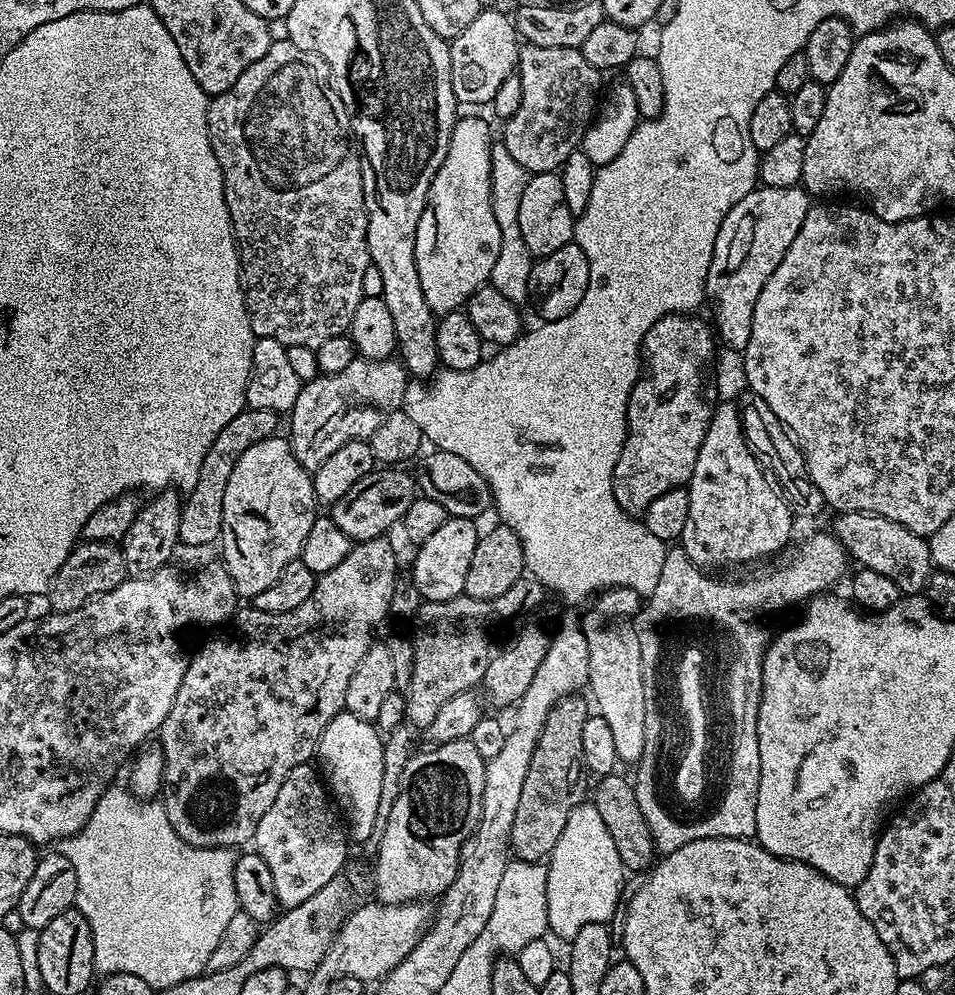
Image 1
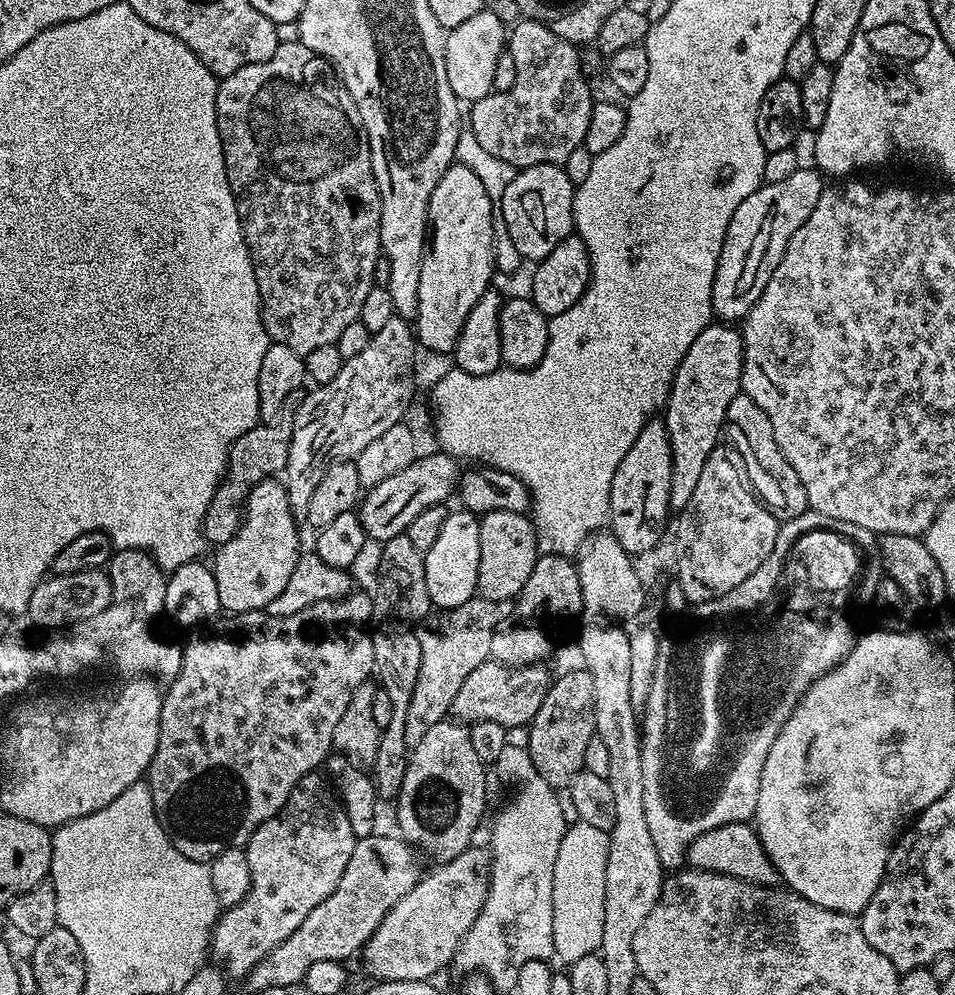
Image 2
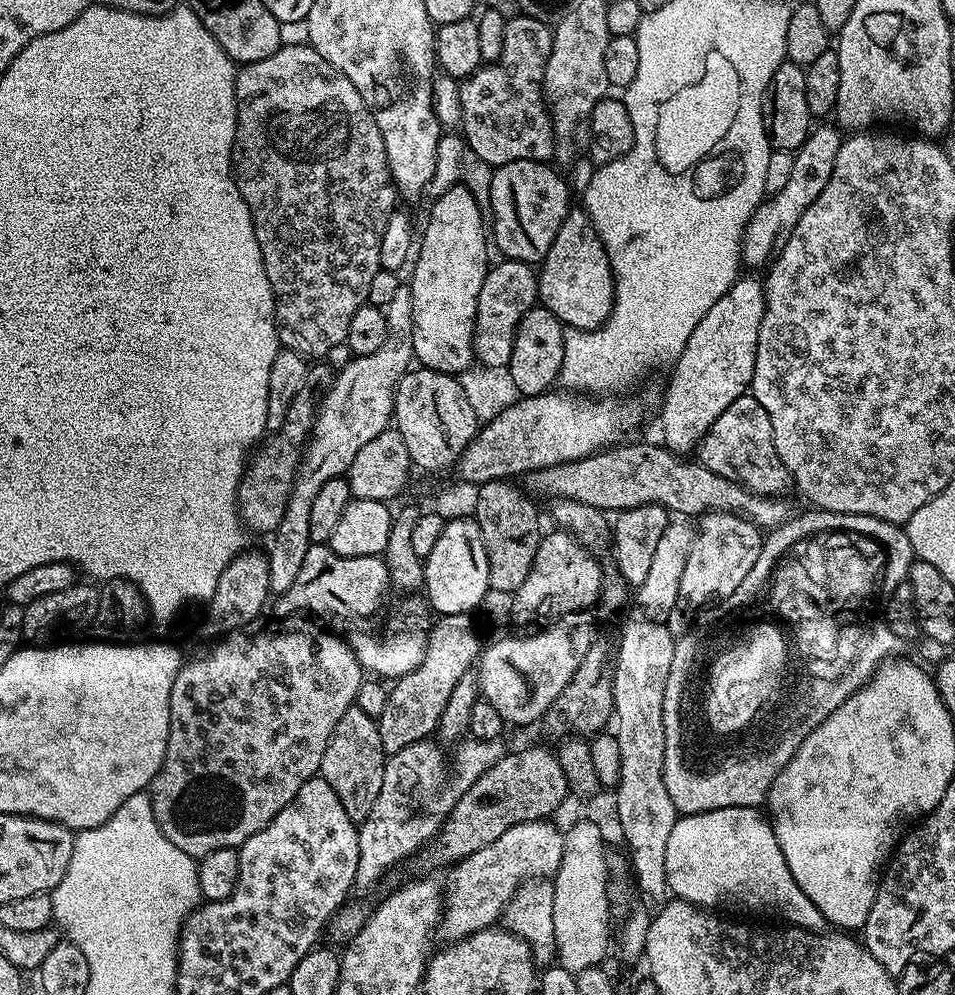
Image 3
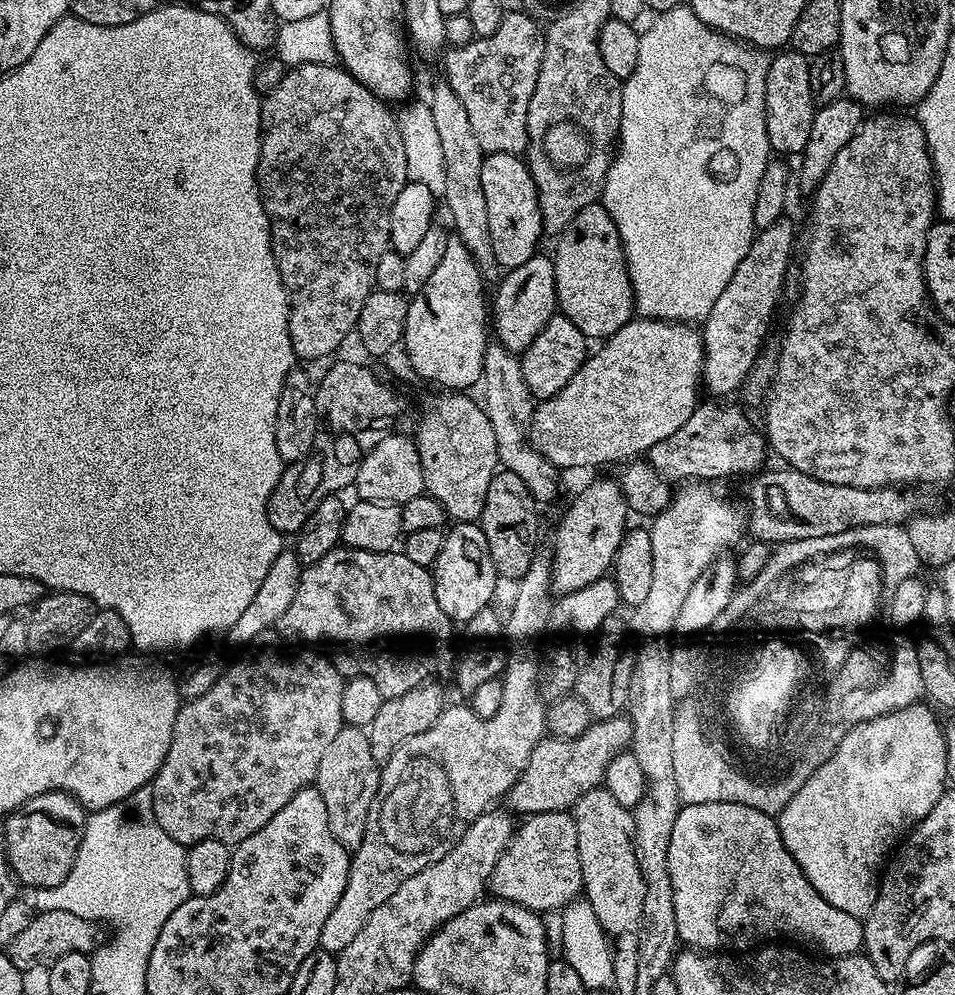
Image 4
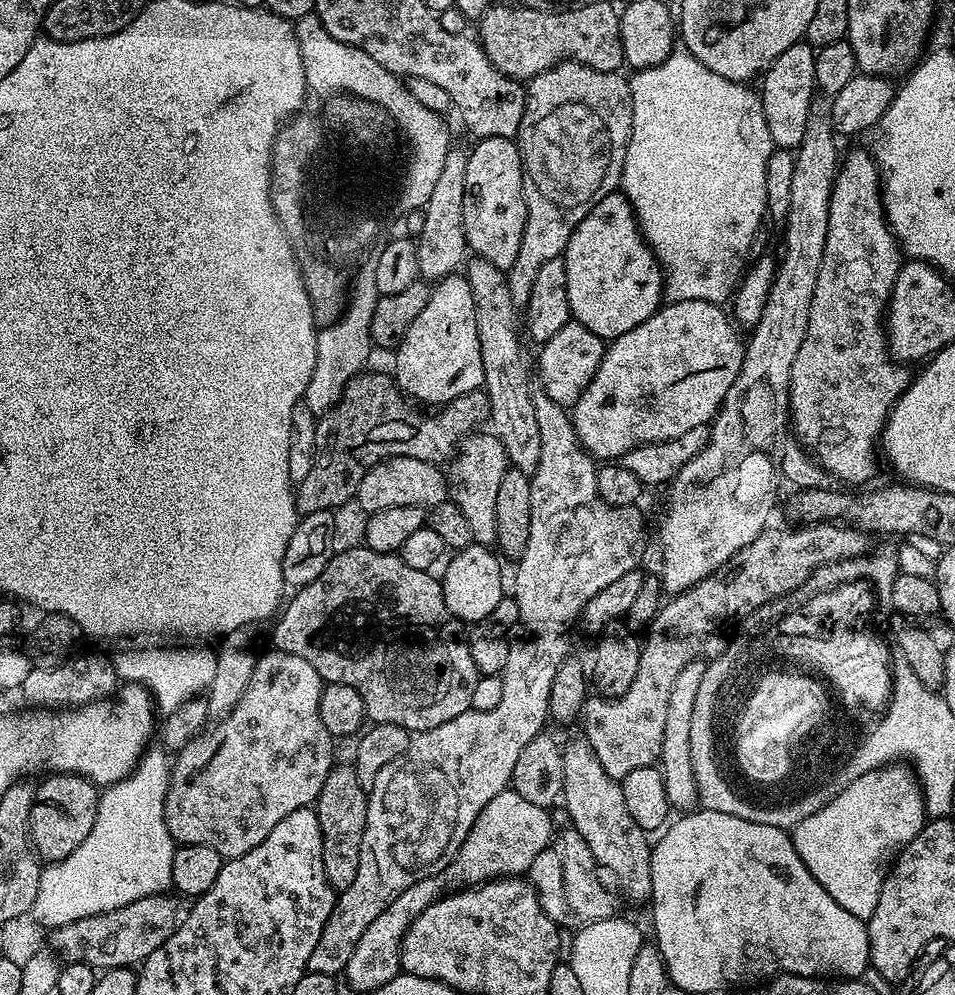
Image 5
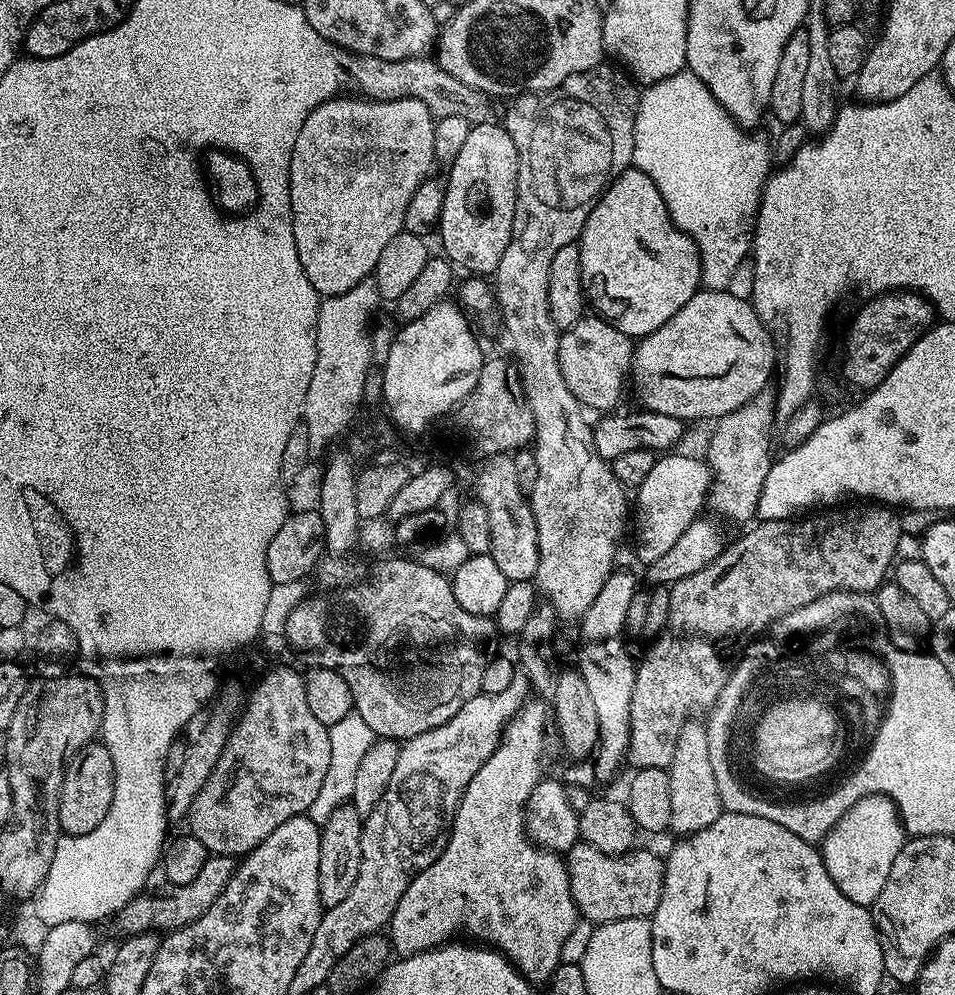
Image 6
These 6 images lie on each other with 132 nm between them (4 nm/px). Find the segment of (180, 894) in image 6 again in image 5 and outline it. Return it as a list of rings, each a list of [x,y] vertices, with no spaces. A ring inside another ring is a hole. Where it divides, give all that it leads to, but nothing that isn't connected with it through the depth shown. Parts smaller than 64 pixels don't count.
[[[172,894],[147,896],[118,910],[78,918],[51,929],[50,948],[61,961],[82,962],[97,970],[139,966],[147,956],[154,954],[154,950],[158,950],[158,946],[162,946],[162,942],[166,942],[166,938],[170,938],[170,934],[174,934],[182,919],[179,902]]]

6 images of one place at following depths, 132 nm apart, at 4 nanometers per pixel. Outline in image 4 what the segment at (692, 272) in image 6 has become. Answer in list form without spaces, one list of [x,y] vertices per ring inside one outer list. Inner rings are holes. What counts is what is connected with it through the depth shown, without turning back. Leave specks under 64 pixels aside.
[[[599,202],[586,206],[572,219],[570,226],[555,237],[554,244],[556,252],[552,256],[552,265],[559,311],[582,330],[585,338],[596,339],[596,342],[607,340],[629,324],[636,312],[624,247],[614,218],[606,214]]]

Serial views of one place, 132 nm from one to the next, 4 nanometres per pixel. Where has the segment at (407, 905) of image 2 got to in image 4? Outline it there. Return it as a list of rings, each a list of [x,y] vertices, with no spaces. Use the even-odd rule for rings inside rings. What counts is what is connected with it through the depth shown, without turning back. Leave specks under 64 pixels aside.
[[[571,811],[567,812],[543,812],[537,816],[527,817],[524,825],[517,827],[512,834],[512,840],[506,846],[506,850],[498,858],[494,870],[488,879],[487,891],[495,899],[509,900],[511,904],[517,904],[528,908],[537,914],[547,914],[564,909],[573,900],[581,895],[584,887],[582,870],[578,862],[578,830],[576,820]]]

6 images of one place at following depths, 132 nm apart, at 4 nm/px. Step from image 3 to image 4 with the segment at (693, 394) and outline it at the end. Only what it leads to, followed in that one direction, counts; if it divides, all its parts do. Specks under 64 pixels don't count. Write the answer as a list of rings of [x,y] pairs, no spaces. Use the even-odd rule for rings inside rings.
[[[781,218],[752,237],[746,258],[738,262],[734,278],[726,282],[726,290],[714,302],[714,310],[702,321],[704,338],[703,387],[712,398],[728,398],[743,380],[752,375],[752,367],[762,354],[760,348],[768,336],[776,303],[784,292],[784,279],[788,276],[788,263],[792,260],[792,247],[796,244],[796,228]]]

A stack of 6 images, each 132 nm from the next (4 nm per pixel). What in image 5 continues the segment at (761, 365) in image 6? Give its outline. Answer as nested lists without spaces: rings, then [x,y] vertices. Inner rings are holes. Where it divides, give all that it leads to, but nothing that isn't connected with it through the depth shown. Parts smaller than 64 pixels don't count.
[[[705,300],[665,303],[642,326],[634,326],[605,347],[604,357],[586,390],[571,405],[572,425],[580,445],[600,462],[616,462],[639,444],[653,444],[711,425],[720,411],[734,378],[742,370],[745,337],[721,305]]]

